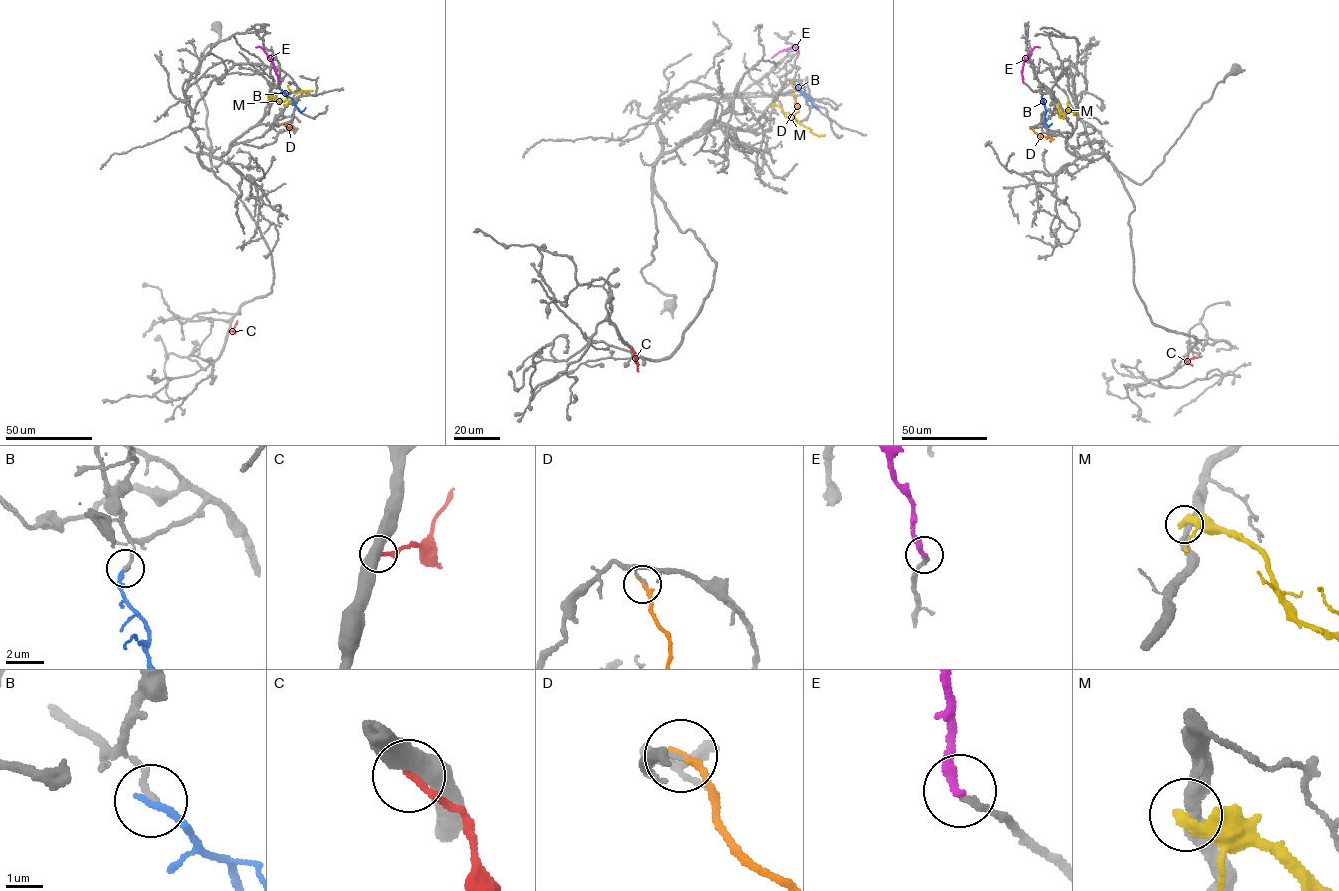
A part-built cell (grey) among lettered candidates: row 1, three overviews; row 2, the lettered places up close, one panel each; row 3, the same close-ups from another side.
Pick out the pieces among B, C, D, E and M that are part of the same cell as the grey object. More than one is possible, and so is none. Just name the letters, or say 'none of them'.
E

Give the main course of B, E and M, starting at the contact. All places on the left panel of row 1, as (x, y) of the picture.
B: (280, 89), (299, 111), (305, 107)
E: (279, 81), (273, 63), (261, 47), (256, 47)
M: (269, 95), (283, 101), (290, 93), (312, 90)

